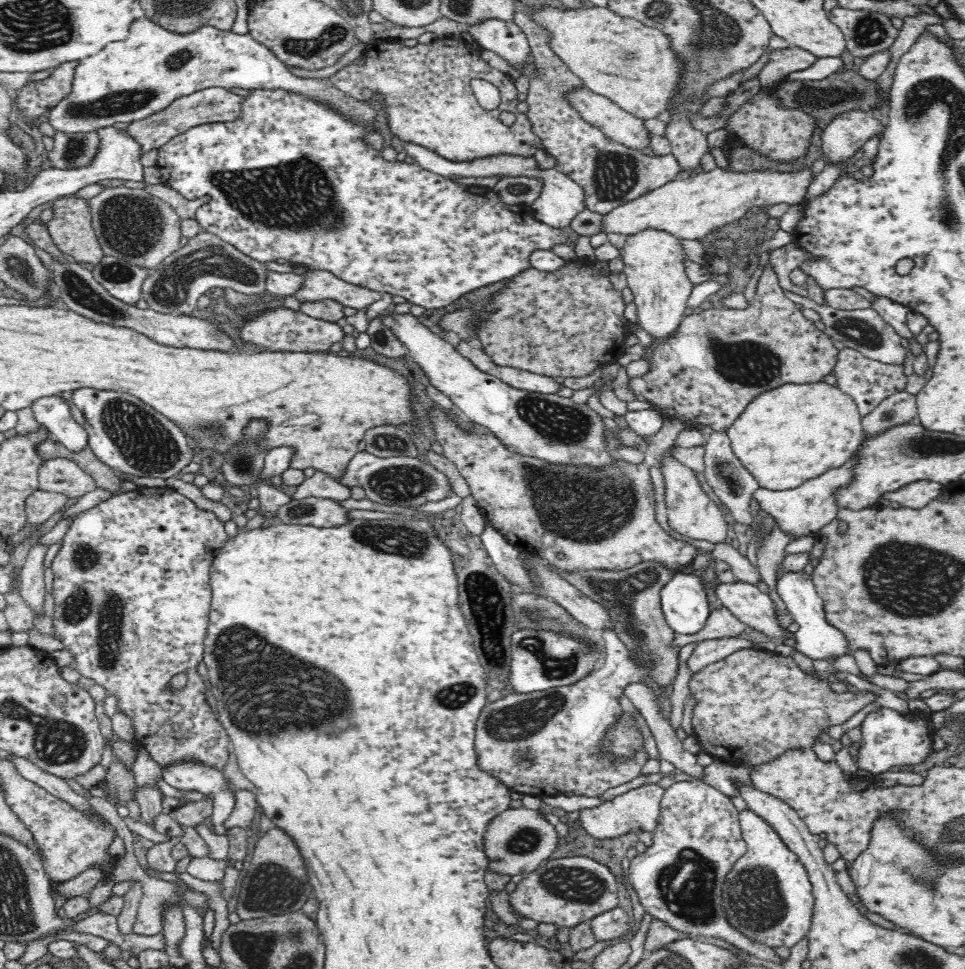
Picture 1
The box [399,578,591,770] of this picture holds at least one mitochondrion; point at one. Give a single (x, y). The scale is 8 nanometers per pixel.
(513, 726)

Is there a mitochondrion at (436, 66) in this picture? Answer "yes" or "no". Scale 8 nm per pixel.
no

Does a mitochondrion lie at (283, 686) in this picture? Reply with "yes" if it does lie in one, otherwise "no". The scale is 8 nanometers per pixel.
yes

